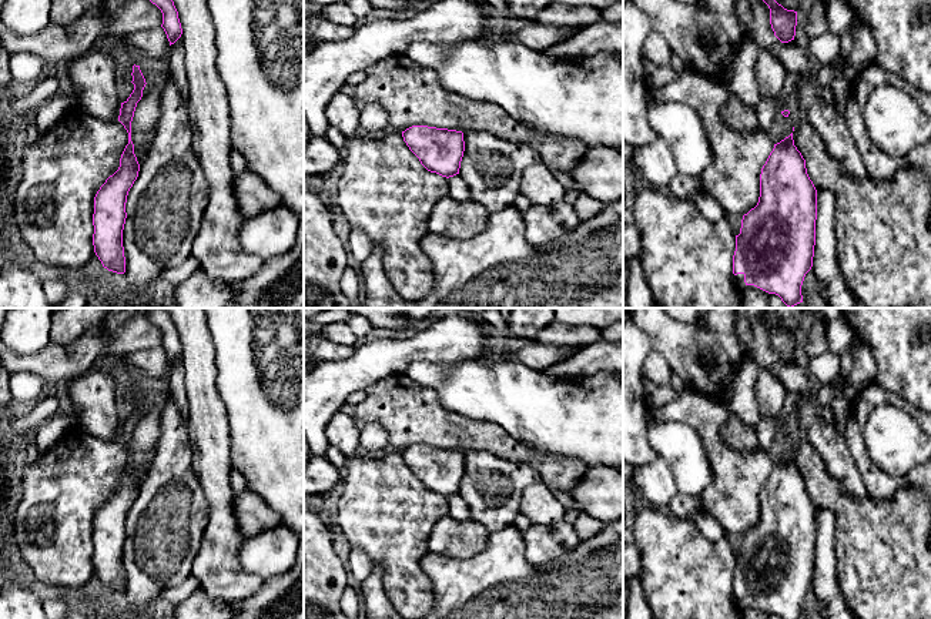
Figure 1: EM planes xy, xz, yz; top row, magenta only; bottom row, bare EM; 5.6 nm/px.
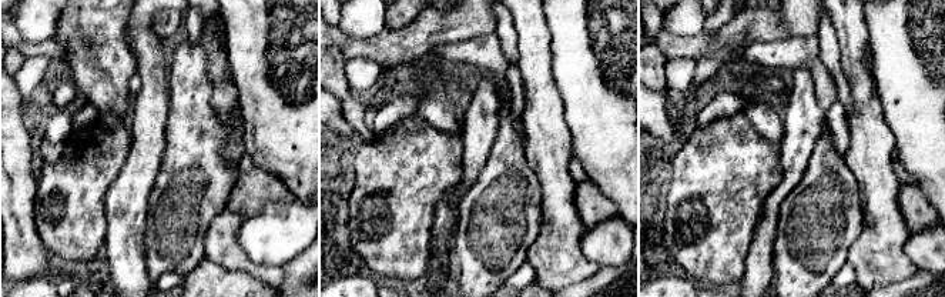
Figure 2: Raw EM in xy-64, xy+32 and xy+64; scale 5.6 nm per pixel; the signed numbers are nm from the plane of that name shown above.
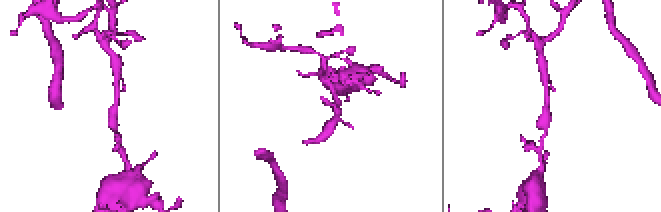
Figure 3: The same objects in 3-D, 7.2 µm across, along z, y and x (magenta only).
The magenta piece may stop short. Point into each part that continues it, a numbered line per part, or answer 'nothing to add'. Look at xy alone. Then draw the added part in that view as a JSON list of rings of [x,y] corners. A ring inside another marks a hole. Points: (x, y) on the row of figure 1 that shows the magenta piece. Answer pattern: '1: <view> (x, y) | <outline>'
nothing to add

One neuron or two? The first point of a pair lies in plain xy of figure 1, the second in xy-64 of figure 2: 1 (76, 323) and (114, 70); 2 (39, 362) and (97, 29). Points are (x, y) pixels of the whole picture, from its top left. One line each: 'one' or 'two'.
1: one
2: two

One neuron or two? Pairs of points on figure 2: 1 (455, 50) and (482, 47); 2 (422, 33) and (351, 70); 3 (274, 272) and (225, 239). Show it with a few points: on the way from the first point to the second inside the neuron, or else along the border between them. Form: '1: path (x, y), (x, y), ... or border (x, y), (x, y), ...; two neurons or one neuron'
1: path (462, 50), (475, 50); one neuron
2: border (347, 59), (372, 59), (381, 64); two neurons
3: path (261, 272), (248, 267), (233, 252); one neuron

